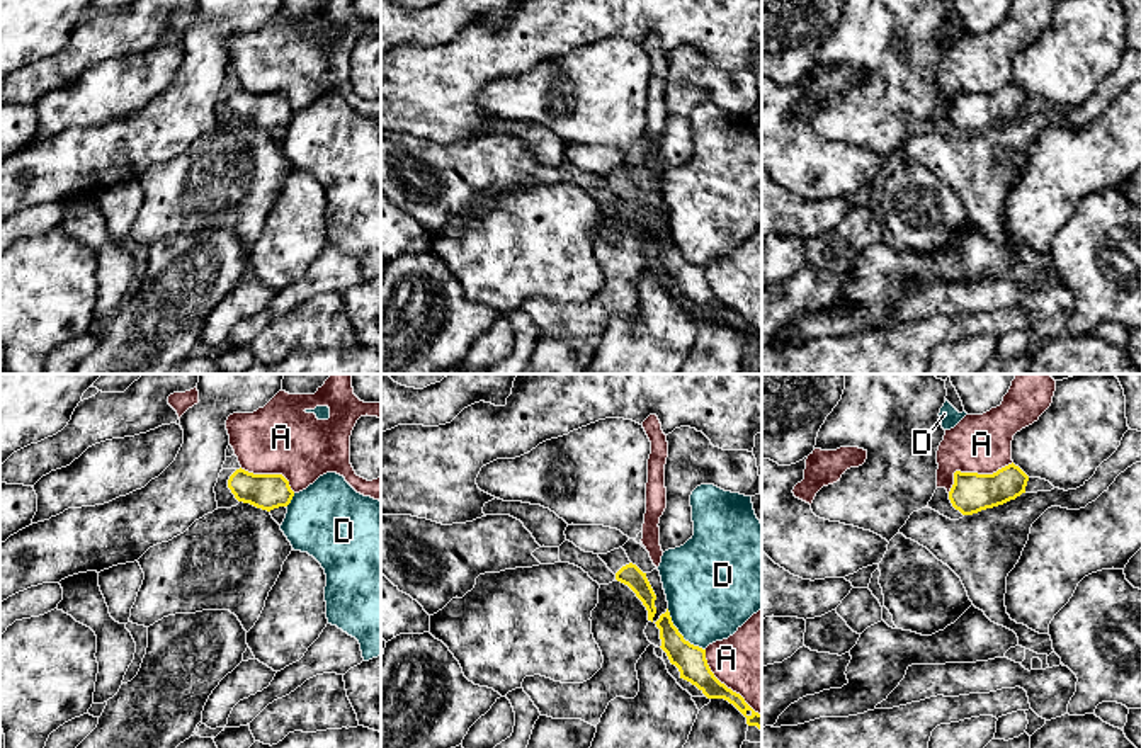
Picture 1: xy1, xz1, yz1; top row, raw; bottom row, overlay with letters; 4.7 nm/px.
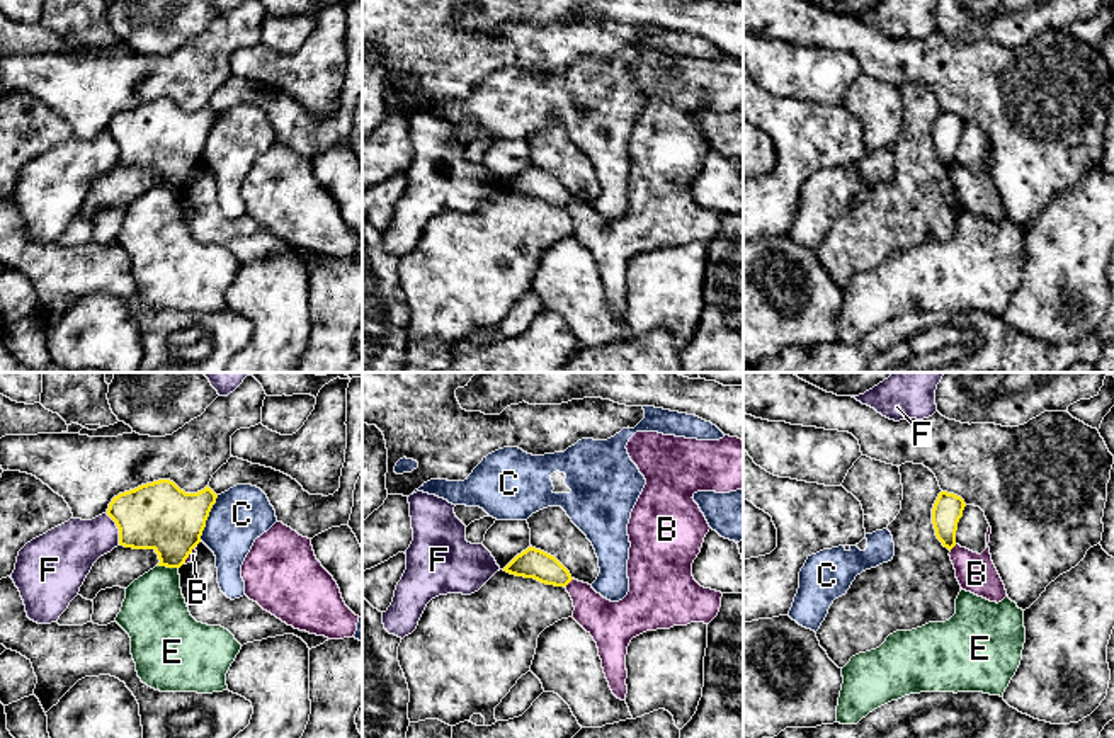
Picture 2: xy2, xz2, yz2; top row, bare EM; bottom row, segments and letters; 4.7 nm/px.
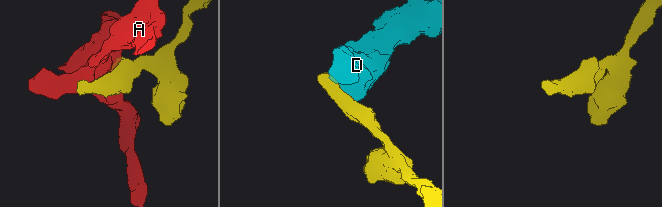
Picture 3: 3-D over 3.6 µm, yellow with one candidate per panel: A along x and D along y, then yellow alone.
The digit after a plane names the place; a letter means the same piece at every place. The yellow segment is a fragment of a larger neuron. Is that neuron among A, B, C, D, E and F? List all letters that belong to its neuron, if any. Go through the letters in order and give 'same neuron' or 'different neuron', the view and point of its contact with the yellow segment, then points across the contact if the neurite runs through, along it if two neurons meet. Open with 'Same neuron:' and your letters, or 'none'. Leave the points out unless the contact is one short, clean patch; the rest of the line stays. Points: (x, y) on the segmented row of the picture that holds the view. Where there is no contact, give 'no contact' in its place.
Same neuron: none
A: different neuron; contact yz1 (973, 473)
B: different neuron; contact xz2 (568, 582); border xz2 (574, 579), (565, 587)
C: different neuron; contact xy2 (208, 516); border xy2 (218, 495), (199, 539)
D: different neuron; contact xz1 (681, 634); border xz1 (667, 609), (677, 631), (704, 650)
E: different neuron; contact xy2 (169, 567)
F: different neuron; contact xy2 (118, 527)

